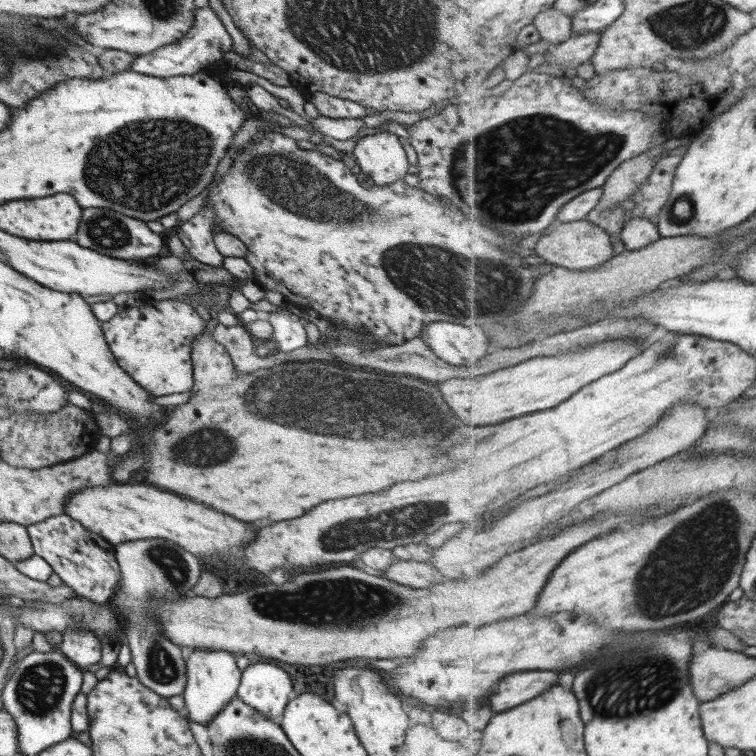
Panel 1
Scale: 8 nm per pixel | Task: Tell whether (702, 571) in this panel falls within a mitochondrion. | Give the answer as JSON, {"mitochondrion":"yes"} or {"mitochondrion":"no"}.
{"mitochondrion":"yes"}

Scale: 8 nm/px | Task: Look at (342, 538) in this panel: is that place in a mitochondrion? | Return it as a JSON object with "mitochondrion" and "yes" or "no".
{"mitochondrion":"yes"}

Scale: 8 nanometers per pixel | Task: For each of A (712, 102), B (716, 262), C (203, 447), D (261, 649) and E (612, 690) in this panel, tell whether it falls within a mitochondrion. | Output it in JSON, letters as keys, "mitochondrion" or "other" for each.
{"A":"other","B":"other","C":"mitochondrion","D":"other","E":"mitochondrion"}

